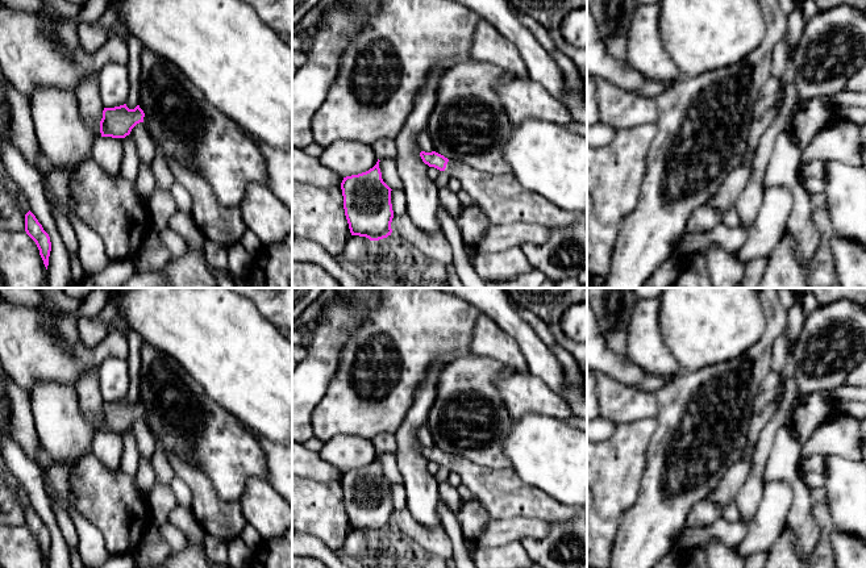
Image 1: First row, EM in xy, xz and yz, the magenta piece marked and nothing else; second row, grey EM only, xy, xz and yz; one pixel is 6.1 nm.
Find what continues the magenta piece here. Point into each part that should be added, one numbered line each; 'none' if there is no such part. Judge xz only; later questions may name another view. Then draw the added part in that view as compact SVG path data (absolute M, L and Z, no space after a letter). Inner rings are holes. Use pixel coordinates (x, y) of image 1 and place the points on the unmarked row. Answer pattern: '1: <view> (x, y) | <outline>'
1: xz (500, 492) | M449 455L445 467L461 476L462 484L492 519L524 517L567 522L586 513L583 508L565 506L538 488L526 485L512 468L487 468L457 455Z

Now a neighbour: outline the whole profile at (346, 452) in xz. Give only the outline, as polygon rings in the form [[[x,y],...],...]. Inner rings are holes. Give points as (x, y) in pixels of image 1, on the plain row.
[[[341,434],[325,442],[318,455],[341,472],[346,472],[369,465],[376,459],[378,452],[371,440]]]

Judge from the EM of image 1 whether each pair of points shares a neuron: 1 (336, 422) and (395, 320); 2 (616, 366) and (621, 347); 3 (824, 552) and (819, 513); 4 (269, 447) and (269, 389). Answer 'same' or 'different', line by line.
1: same
2: different
3: same
4: different

